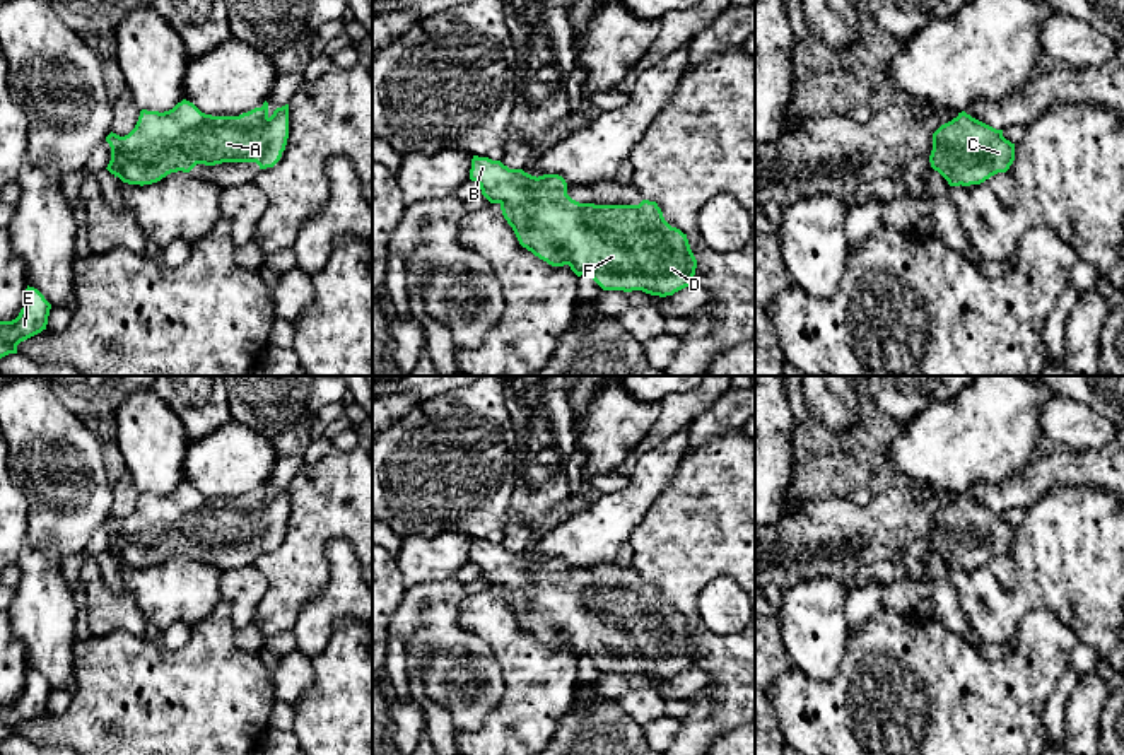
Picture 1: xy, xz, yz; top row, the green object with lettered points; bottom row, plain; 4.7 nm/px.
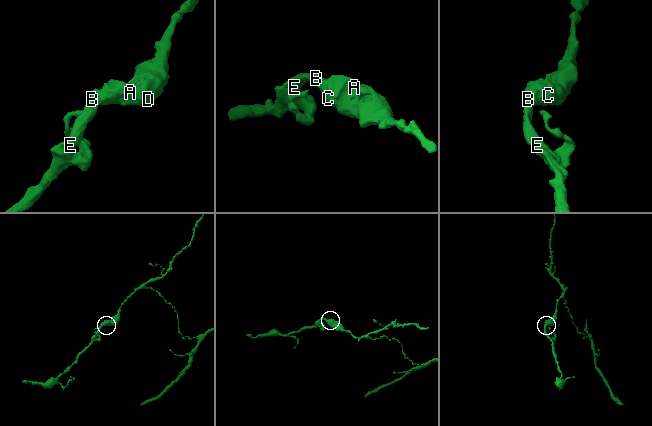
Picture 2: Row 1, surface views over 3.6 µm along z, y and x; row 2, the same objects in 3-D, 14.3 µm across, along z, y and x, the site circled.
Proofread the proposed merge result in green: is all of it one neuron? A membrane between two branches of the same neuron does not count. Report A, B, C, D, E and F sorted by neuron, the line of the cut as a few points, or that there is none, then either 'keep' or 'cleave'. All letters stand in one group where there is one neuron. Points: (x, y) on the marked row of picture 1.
A B C D E F; no cut; keep

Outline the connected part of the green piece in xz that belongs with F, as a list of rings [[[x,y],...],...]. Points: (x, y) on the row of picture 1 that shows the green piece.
[[[478,155],[471,159],[470,179],[480,184],[490,203],[501,205],[523,248],[552,266],[569,265],[577,277],[589,275],[603,290],[642,290],[666,297],[694,284],[697,260],[687,234],[664,220],[656,202],[579,203],[567,195],[567,183],[559,174],[536,178]]]

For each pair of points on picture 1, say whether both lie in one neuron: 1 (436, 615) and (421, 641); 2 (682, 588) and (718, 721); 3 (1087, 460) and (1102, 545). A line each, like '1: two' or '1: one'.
1: one
2: one
3: two

